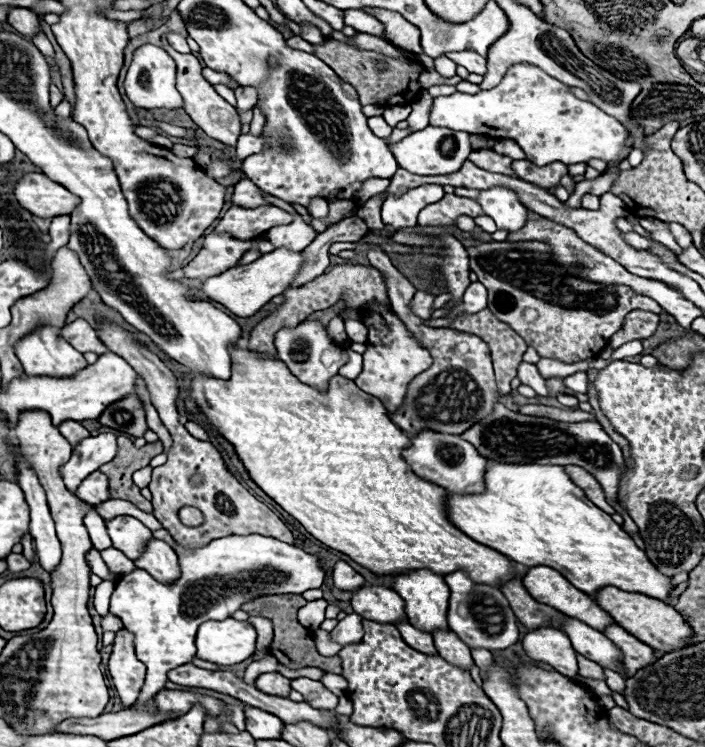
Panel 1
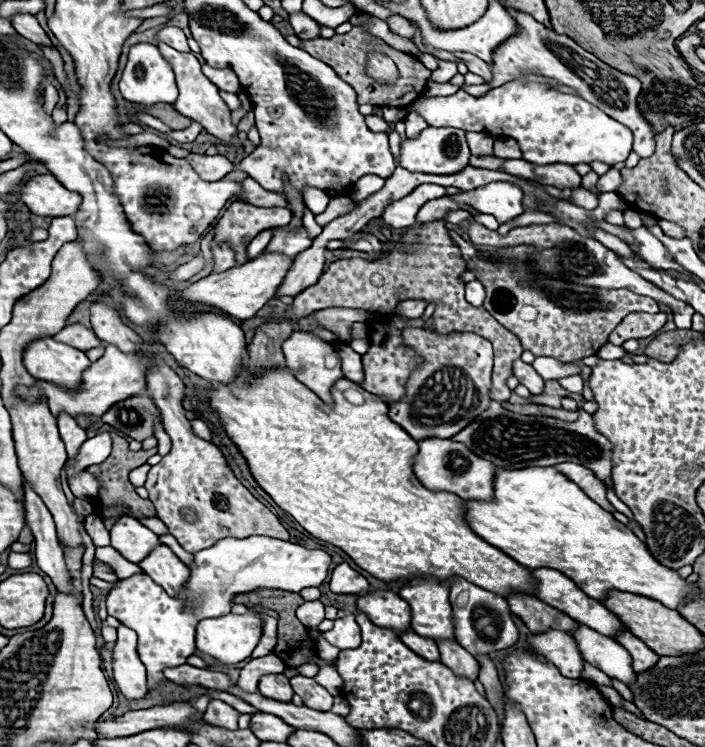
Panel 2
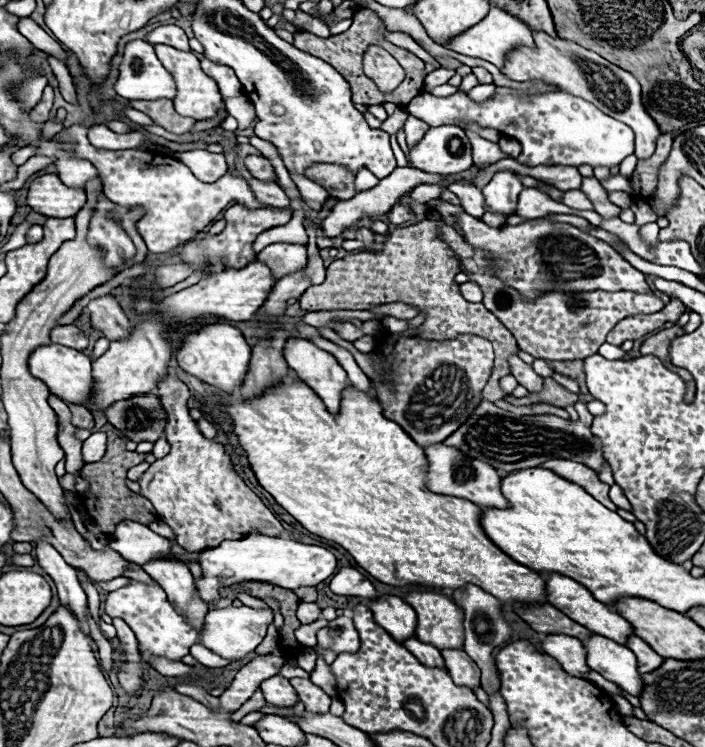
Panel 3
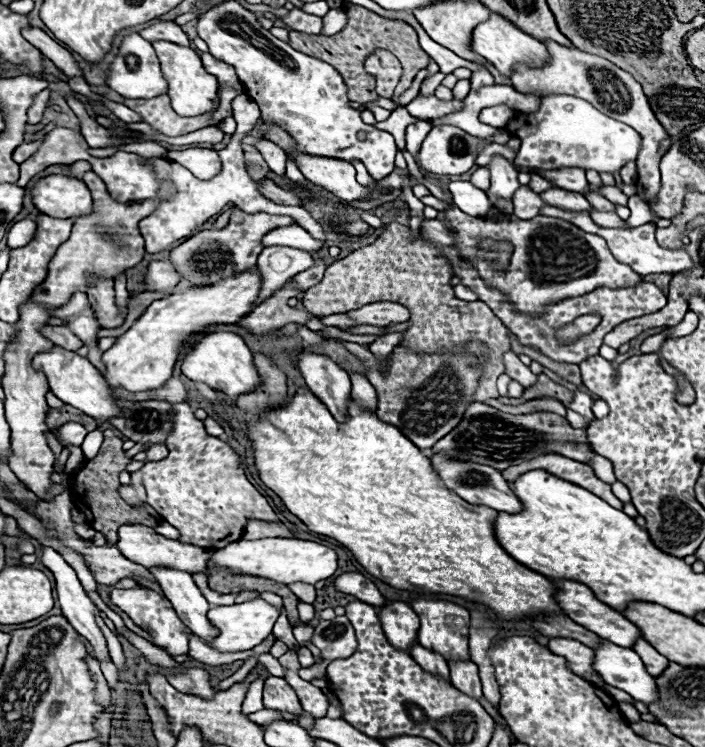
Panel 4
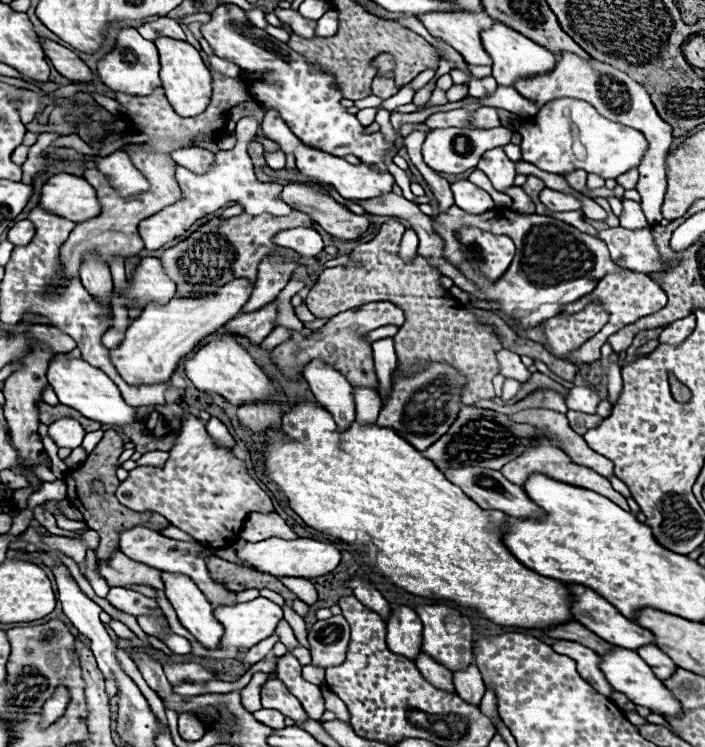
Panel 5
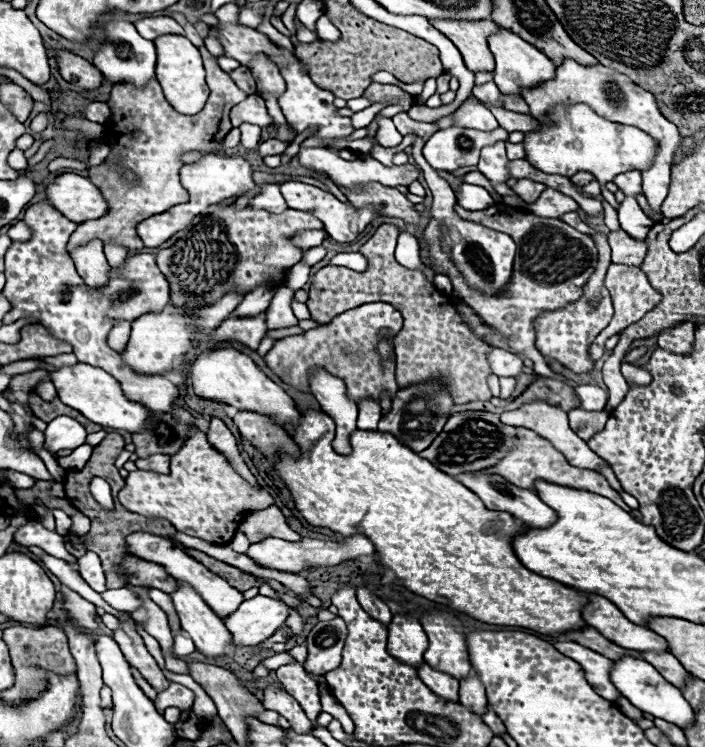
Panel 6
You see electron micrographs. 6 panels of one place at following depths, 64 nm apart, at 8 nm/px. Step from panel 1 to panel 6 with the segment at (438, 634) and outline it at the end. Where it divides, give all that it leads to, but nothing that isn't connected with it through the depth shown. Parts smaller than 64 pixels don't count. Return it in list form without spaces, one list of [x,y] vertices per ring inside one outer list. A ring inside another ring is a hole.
[[[470,672],[464,680],[460,680],[460,704],[464,704],[476,714],[484,714],[486,696],[484,696],[484,686],[480,684],[476,672]]]

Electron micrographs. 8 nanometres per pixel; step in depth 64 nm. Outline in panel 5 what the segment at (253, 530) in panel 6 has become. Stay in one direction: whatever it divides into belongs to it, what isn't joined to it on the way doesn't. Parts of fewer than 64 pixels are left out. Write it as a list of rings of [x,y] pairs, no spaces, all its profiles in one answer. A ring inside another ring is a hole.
[[[250,514],[242,526],[240,538],[246,542],[260,542],[266,538],[286,538],[286,540],[294,540],[296,534],[292,532],[292,528],[276,514]]]

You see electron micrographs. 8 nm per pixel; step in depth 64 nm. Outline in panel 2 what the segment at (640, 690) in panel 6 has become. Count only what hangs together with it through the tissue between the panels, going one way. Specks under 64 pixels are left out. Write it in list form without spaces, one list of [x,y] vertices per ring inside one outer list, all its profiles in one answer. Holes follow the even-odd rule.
[[[578,624],[576,632],[570,632],[578,644],[578,650],[586,662],[606,672],[610,678],[618,678],[624,684],[632,684],[636,674],[632,670],[630,654],[610,636],[604,636],[588,626]]]

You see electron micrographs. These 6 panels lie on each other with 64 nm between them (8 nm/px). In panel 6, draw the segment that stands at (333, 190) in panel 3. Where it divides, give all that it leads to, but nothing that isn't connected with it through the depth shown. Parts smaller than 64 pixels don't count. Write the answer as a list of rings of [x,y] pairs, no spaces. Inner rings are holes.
[[[302,148],[298,152],[298,162],[300,162],[300,166],[304,166],[304,168],[308,168],[308,170],[320,174],[320,176],[326,176],[336,186],[348,188],[348,190],[354,190],[356,186],[366,186],[370,182],[380,182],[382,186],[390,186],[390,188],[396,188],[400,184],[408,186],[414,180],[418,180],[418,176],[420,176],[420,170],[414,164],[404,164],[404,166],[388,168],[388,166],[380,164],[378,160],[374,160],[374,158],[362,158],[362,160],[358,158],[354,162],[346,162],[340,156],[336,156],[336,152],[330,152],[328,148]]]

